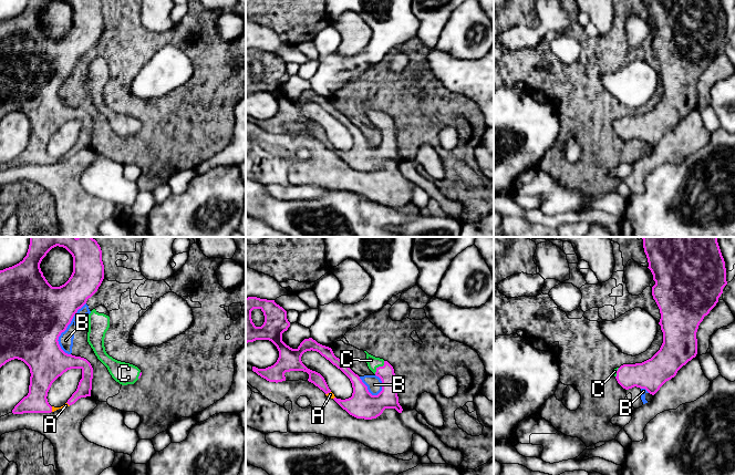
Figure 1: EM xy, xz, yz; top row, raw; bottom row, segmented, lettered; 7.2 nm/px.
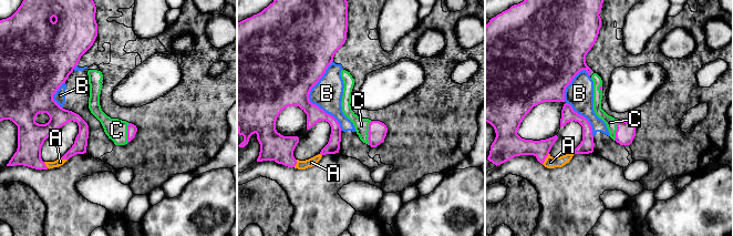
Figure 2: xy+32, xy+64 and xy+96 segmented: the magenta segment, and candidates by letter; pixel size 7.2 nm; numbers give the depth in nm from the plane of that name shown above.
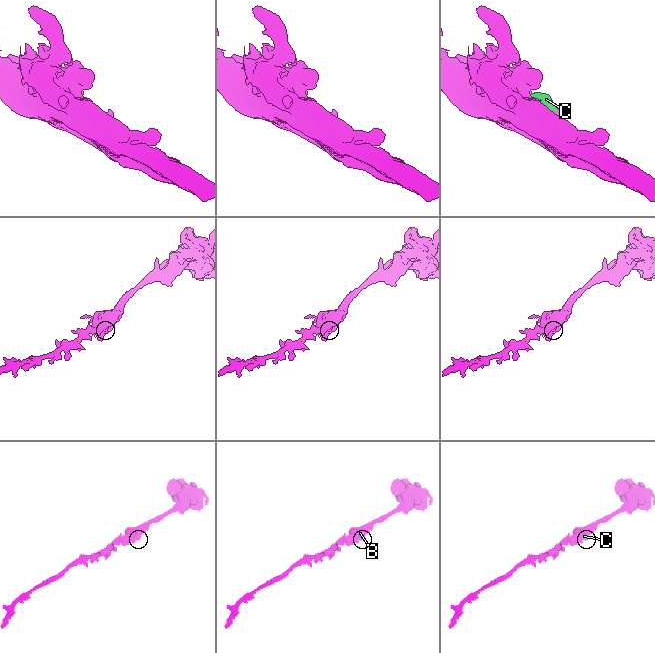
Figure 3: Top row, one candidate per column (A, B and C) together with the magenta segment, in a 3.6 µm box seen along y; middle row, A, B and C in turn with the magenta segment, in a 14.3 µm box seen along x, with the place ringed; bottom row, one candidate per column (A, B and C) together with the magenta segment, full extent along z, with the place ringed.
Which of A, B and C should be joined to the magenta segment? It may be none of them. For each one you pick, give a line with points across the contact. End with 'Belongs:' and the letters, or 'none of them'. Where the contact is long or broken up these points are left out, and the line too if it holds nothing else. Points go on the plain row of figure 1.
Belongs: A, C

